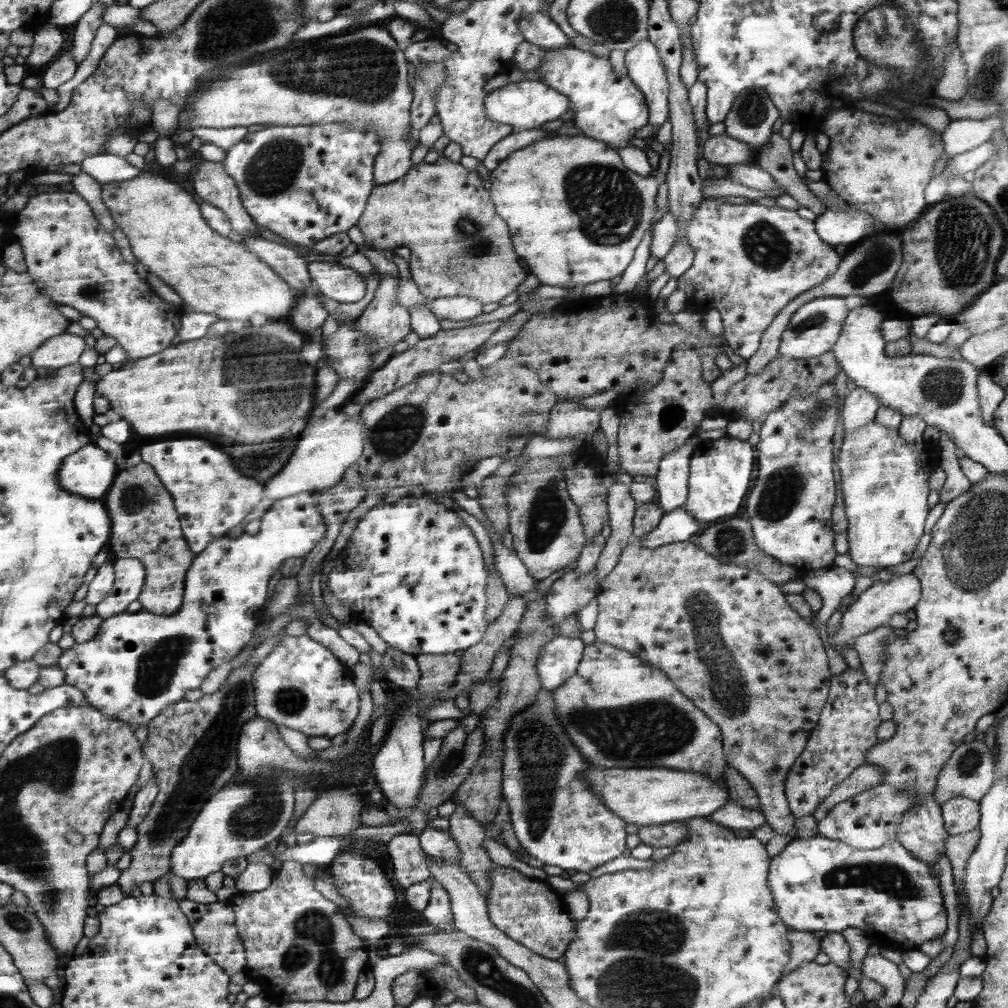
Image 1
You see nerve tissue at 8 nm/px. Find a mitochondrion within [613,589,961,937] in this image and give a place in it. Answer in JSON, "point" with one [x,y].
{"point":[891,879]}

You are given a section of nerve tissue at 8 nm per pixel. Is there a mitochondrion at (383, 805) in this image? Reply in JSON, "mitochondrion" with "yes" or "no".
{"mitochondrion":"no"}

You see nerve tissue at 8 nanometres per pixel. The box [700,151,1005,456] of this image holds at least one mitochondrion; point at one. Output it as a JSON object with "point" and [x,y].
{"point":[961,242]}

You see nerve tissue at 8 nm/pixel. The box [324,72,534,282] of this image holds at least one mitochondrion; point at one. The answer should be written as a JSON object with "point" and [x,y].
{"point":[470,243]}

